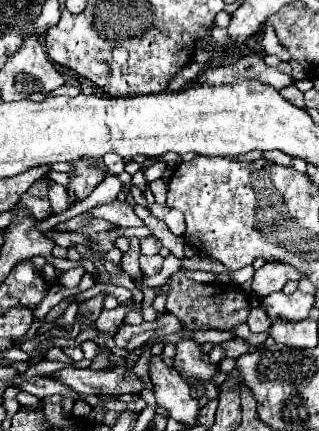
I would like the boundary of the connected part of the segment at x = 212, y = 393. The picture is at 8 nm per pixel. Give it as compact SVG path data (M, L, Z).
M182 338L176 342L174 368L184 376L196 376L196 384L206 386L206 394L210 400L216 398L216 386L212 384L212 376L218 372L216 364L212 364L206 352L202 352L200 344L194 338Z

